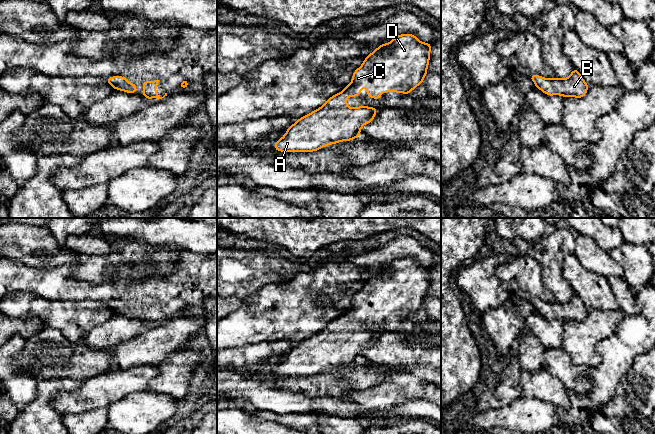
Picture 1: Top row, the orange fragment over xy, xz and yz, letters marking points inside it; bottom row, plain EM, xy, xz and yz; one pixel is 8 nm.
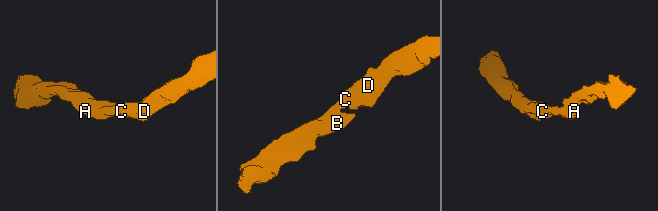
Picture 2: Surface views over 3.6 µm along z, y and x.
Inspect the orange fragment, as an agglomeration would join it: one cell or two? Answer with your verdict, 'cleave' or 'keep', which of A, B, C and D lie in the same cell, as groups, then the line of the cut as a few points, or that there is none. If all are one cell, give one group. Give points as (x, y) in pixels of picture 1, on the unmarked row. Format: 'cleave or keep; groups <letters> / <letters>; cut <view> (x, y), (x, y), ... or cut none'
keep; groups A B C D; cut none

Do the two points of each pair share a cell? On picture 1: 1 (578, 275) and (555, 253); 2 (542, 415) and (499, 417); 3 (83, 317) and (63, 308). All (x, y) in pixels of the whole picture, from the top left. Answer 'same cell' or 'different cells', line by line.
1: different cells
2: same cell
3: same cell

